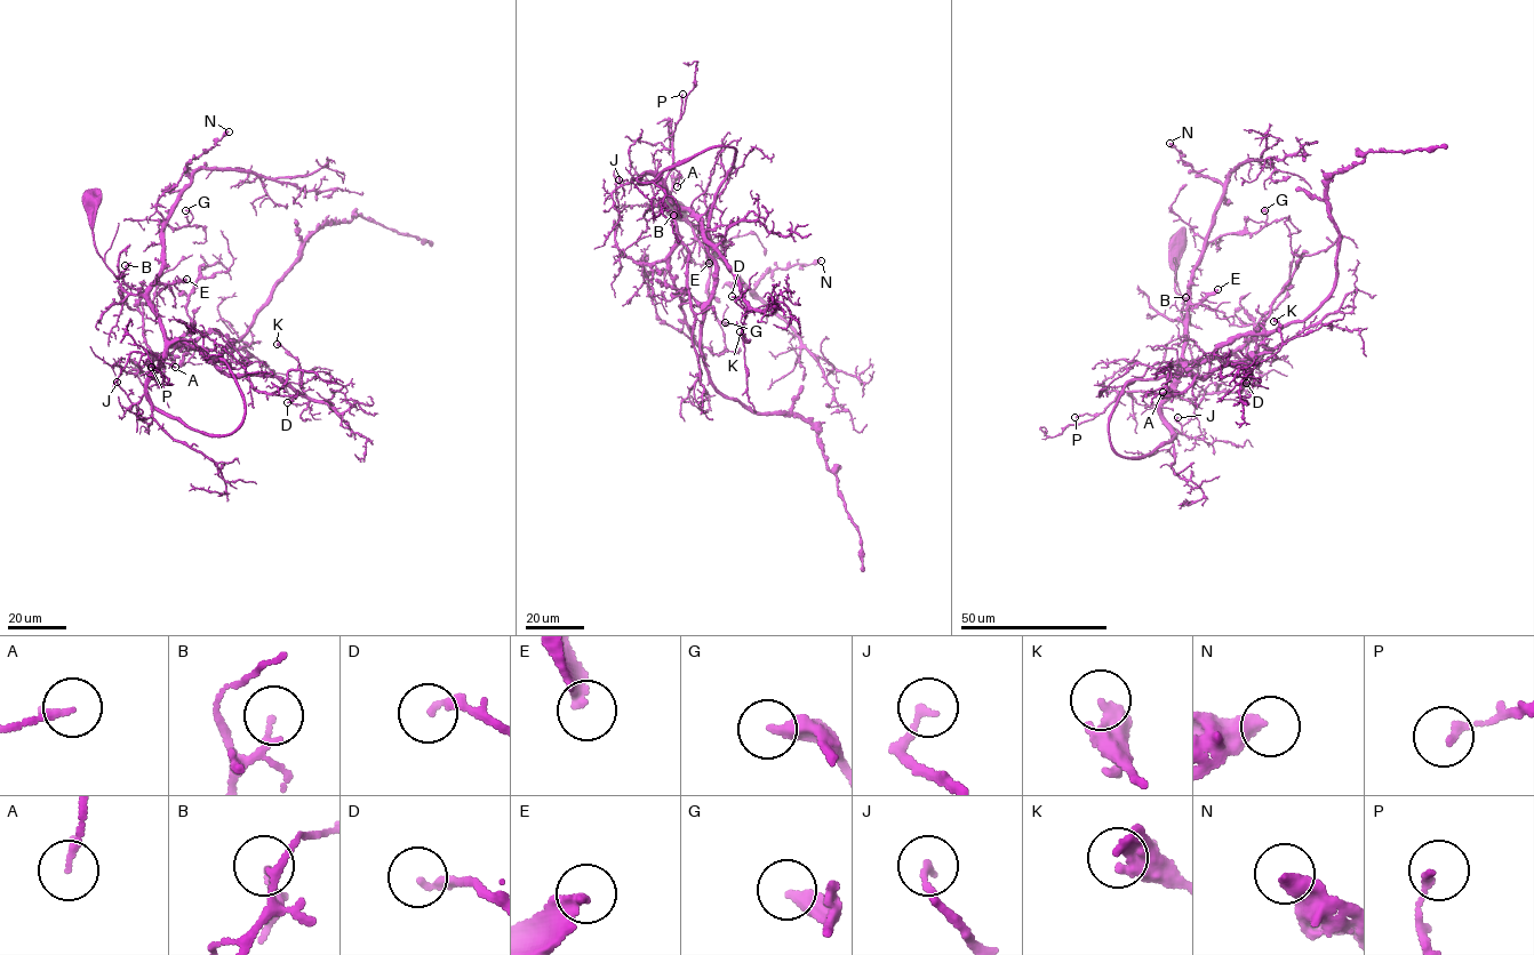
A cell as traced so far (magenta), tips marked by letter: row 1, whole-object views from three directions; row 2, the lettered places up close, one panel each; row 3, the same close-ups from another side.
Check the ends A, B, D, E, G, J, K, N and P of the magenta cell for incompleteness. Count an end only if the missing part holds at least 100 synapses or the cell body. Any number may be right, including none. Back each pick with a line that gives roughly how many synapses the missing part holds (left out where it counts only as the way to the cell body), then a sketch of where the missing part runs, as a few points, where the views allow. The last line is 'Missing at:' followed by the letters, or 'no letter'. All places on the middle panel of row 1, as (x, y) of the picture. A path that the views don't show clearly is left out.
E: Roughly 180 synapses. Course of what is missing: (709, 263), (711, 270), (720, 270), (804, 201), (835, 190), (845, 177), (855, 177), (851, 178)
Missing at: E

